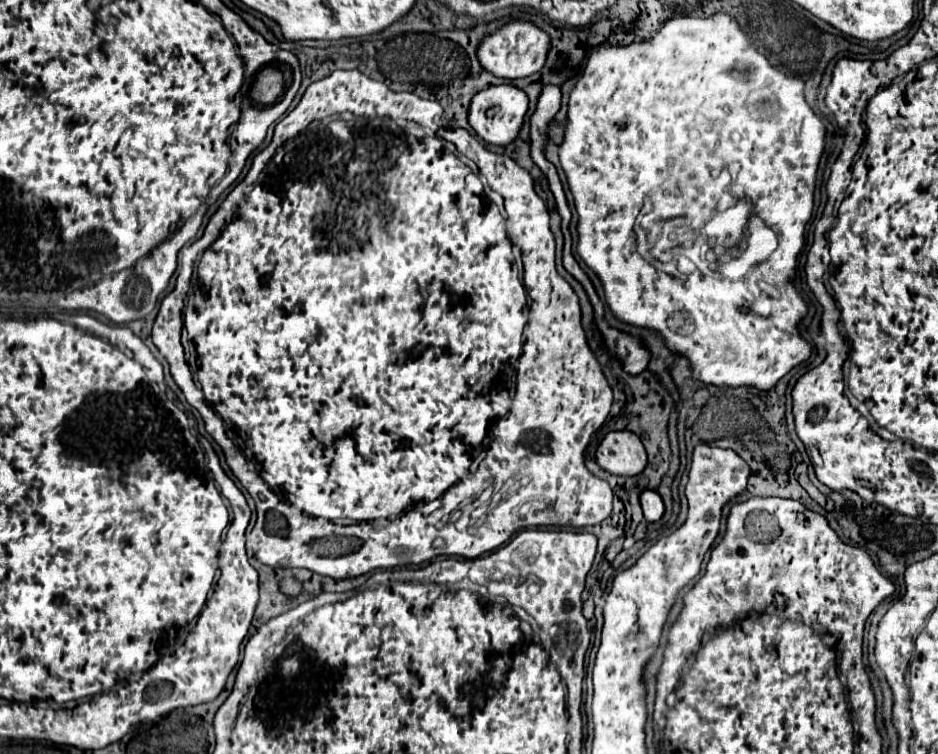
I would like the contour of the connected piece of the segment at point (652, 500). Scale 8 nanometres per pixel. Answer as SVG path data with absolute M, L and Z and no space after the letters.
M644 491L640 495L640 503L642 503L642 509L644 509L644 519L646 521L656 523L656 521L662 519L664 503L662 503L662 497L656 491Z

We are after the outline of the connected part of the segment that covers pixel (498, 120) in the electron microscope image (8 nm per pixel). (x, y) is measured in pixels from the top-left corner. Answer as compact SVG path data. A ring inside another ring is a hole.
M496 85L496 87L488 87L480 91L472 99L468 121L482 141L492 145L508 145L518 137L524 125L526 111L528 111L528 95L522 89L514 85Z

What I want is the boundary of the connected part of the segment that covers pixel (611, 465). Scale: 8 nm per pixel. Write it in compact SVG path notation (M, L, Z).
M610 431L596 449L596 463L622 477L636 477L646 467L646 451L632 431Z

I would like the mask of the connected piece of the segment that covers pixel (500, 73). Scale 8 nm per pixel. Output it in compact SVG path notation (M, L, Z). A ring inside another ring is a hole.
M510 23L482 39L482 43L478 47L478 59L480 59L482 67L486 71L494 73L496 77L518 79L518 77L528 77L528 75L536 73L546 63L548 47L550 47L550 37L542 29L538 29L530 23Z

